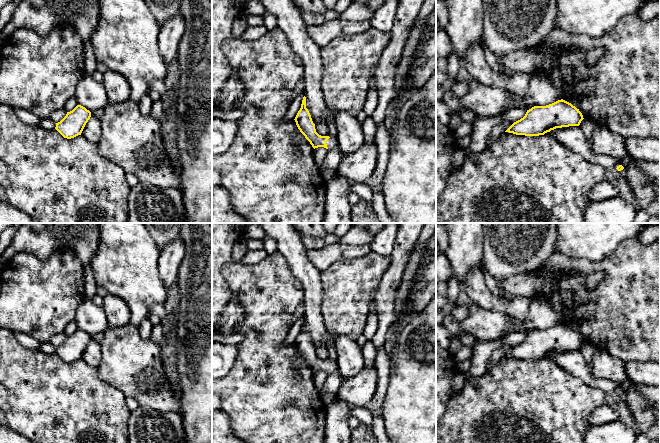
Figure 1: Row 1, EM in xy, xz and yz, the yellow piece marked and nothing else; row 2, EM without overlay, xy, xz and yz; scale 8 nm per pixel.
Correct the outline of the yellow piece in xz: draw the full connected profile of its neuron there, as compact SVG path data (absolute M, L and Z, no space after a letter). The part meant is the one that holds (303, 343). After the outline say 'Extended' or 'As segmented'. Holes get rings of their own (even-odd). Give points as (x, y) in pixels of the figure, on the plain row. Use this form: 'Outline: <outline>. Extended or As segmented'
Outline: M303 321L301 332L298 335L295 346L300 356L310 366L312 371L324 371L328 374L338 370L337 364L330 362L329 360L321 360L316 356L315 348L312 345L311 339L306 332L306 321Z. Extended

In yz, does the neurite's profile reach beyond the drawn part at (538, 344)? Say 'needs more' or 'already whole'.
already whole

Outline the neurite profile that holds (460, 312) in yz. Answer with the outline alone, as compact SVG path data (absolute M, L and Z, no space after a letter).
M458 305L453 309L451 314L454 316L454 318L458 322L461 322L462 320L464 320L467 317L468 312L469 312L469 307Z

